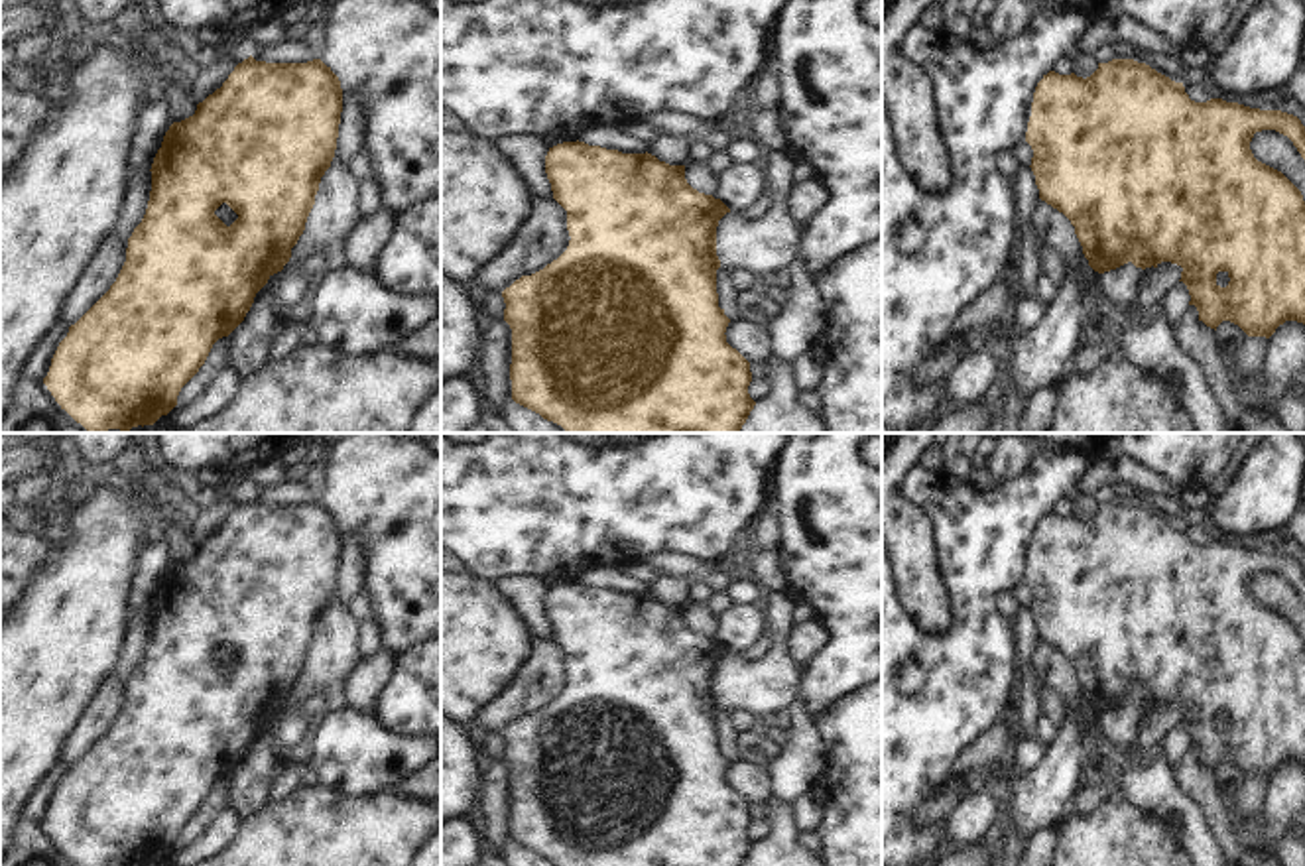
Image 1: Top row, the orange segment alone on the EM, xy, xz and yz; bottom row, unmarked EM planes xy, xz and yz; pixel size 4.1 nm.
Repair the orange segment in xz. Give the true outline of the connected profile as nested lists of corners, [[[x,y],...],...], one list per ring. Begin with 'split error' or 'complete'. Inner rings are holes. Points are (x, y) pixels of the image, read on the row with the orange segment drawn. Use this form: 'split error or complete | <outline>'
complete | [[[563,142],[549,148],[545,173],[553,199],[567,211],[569,246],[543,270],[522,276],[502,291],[504,321],[512,329],[512,400],[543,419],[561,425],[567,433],[740,433],[756,402],[748,394],[752,382],[750,362],[726,342],[730,319],[718,307],[716,226],[730,209],[713,195],[699,193],[685,179],[685,165],[669,165],[652,154],[622,154],[585,142]]]

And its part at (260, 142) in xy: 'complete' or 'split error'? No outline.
complete

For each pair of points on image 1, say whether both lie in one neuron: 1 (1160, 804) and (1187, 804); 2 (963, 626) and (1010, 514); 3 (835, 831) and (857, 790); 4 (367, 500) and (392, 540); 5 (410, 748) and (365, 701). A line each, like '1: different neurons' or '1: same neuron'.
1: same neuron
2: same neuron
3: same neuron
4: same neuron
5: different neurons

